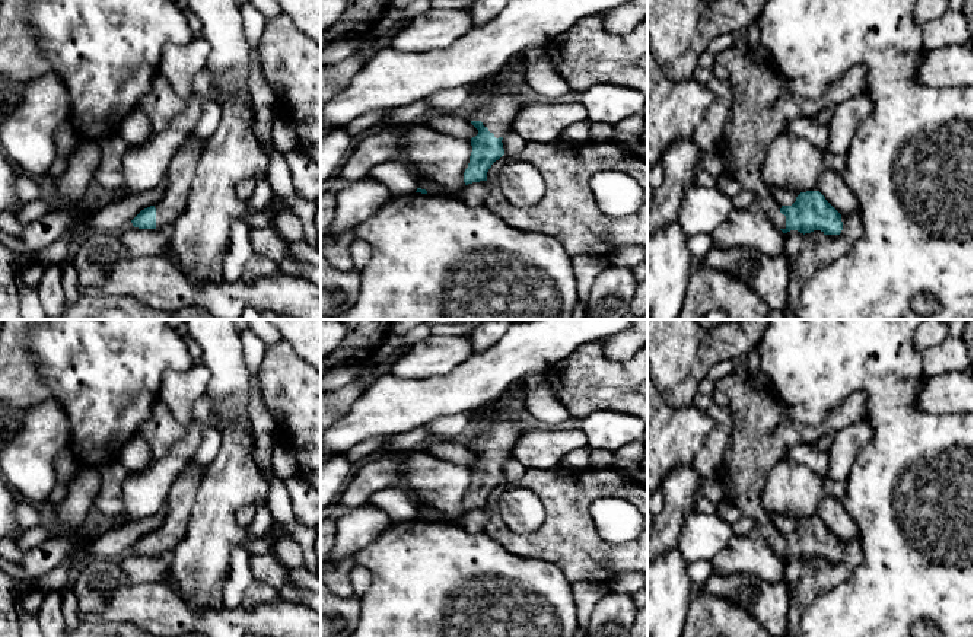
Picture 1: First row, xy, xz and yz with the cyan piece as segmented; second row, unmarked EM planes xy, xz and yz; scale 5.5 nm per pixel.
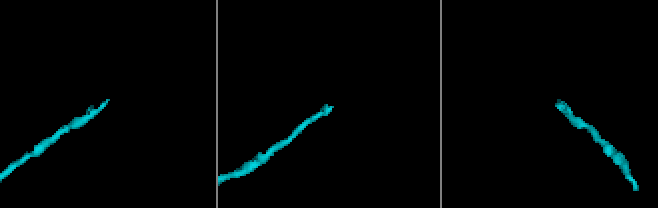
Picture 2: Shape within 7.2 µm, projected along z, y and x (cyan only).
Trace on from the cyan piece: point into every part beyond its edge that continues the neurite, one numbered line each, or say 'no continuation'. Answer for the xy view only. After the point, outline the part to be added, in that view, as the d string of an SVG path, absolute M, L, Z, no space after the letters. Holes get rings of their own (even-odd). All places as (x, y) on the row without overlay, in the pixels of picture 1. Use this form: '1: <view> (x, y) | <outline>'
1: xy (181, 497) | M194 461L175 480L166 499L166 516L155 531L156 555L171 555L185 538L204 468Z

